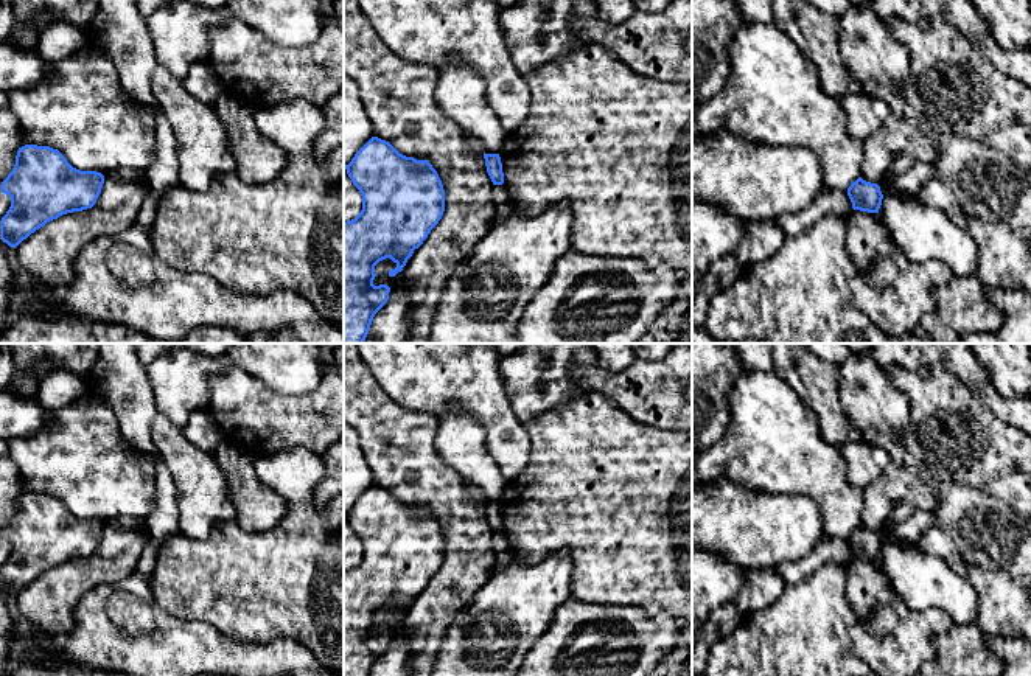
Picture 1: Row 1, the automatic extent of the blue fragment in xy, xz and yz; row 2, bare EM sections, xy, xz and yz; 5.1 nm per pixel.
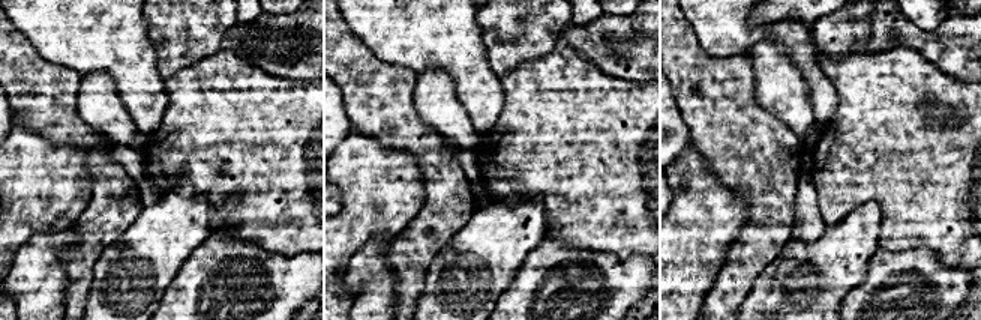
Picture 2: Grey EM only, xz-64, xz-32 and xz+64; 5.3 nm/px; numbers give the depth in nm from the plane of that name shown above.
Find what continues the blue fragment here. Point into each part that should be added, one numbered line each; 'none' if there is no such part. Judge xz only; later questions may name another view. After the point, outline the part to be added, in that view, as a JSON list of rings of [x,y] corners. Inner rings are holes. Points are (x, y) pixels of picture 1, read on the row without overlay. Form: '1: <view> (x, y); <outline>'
none

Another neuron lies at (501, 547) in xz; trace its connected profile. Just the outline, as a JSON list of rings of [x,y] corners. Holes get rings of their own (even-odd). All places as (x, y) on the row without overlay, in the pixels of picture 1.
[[[504,533],[493,535],[493,550],[496,556],[496,572],[505,569],[513,561],[509,541]]]

